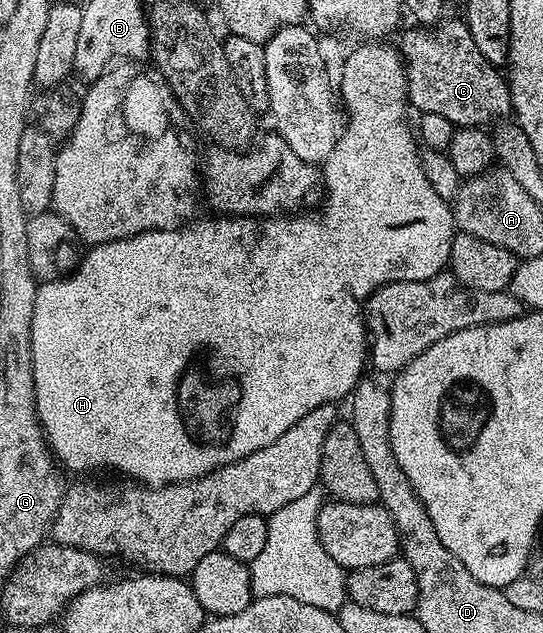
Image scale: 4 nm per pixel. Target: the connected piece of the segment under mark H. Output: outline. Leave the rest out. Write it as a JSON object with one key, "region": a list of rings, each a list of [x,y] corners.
{"region":[[[358,43],[354,50],[346,57],[346,62],[342,65],[342,81],[346,85],[351,85],[354,89],[378,89],[378,101],[350,101],[346,105],[346,113],[350,118],[345,118],[344,128],[339,132],[336,147],[332,147],[332,155],[324,162],[320,169],[320,177],[324,182],[324,189],[330,194],[326,197],[326,202],[322,205],[319,213],[306,213],[298,211],[293,215],[275,215],[273,217],[236,217],[233,215],[210,215],[203,221],[191,219],[185,224],[174,229],[153,229],[144,231],[140,235],[132,235],[124,239],[109,241],[103,245],[93,246],[89,250],[90,254],[83,256],[79,260],[76,268],[69,275],[62,277],[58,281],[44,281],[38,286],[36,295],[36,307],[32,311],[32,335],[30,336],[30,346],[32,347],[32,375],[34,376],[34,398],[36,399],[36,411],[38,412],[38,422],[42,424],[42,432],[45,433],[51,453],[54,454],[57,464],[63,470],[71,469],[78,475],[90,475],[93,469],[115,469],[115,474],[131,481],[139,482],[143,485],[175,485],[181,481],[191,481],[197,477],[203,477],[213,469],[219,469],[222,465],[227,465],[233,461],[244,459],[252,455],[252,451],[260,451],[268,447],[268,443],[276,443],[288,427],[292,427],[308,411],[312,411],[321,405],[338,403],[349,398],[359,381],[363,380],[362,368],[368,365],[368,334],[366,332],[366,318],[364,316],[364,302],[370,298],[377,289],[392,283],[393,281],[419,281],[420,279],[432,279],[437,273],[443,272],[450,264],[450,252],[452,251],[452,239],[456,232],[454,223],[454,211],[451,202],[440,199],[436,195],[436,190],[432,188],[432,183],[428,183],[428,175],[424,175],[422,158],[420,156],[420,145],[416,140],[415,130],[406,122],[406,109],[408,110],[408,82],[406,80],[406,63],[402,60],[402,54],[397,48],[386,43]]]}

